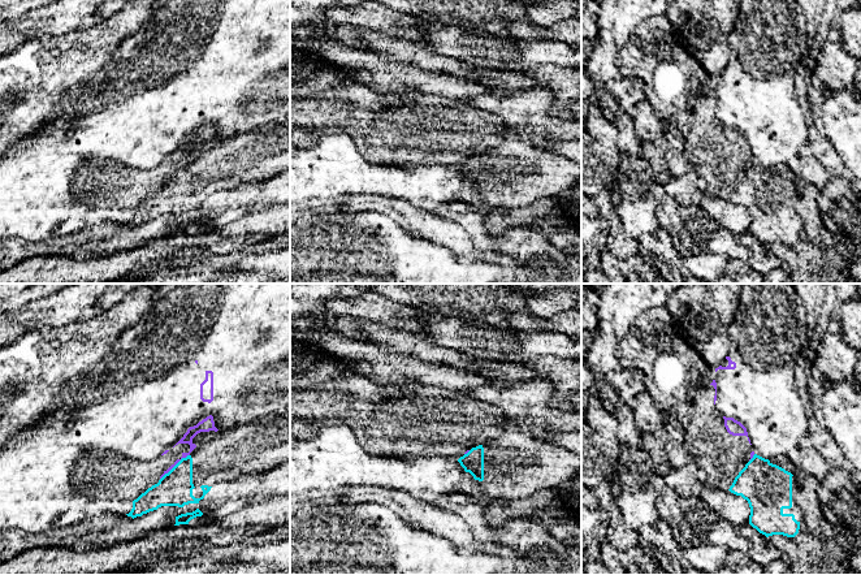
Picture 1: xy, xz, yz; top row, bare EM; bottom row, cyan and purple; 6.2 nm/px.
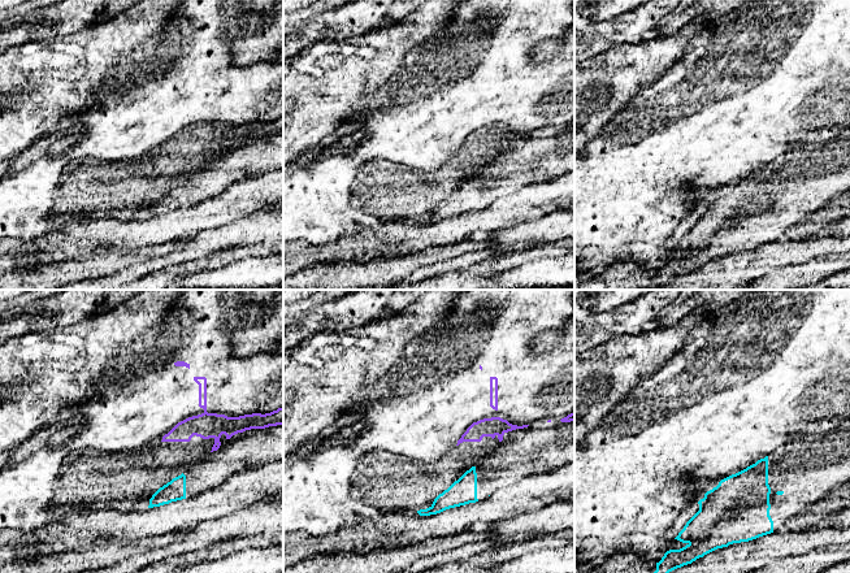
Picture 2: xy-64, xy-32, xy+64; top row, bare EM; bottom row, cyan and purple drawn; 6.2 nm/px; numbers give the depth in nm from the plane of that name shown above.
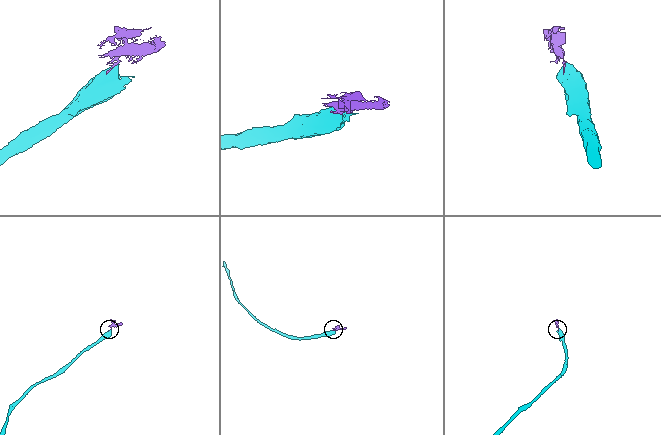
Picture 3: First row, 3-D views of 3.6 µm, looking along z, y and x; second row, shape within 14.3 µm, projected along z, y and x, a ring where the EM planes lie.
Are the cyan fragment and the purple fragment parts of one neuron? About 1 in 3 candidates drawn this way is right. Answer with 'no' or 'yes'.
no

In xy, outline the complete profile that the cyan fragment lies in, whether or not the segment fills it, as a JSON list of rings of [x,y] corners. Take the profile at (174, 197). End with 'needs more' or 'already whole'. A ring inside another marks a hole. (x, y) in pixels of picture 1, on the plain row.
[[[290,121],[209,139],[205,144],[204,152],[196,154],[157,193],[133,209],[127,225],[134,228],[161,215],[199,212],[216,193],[233,190],[242,183],[263,182],[290,169]]]; needs more

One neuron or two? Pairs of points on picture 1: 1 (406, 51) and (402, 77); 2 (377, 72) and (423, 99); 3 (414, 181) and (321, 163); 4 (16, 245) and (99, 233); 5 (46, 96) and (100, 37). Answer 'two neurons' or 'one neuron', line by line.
1: two neurons
2: two neurons
3: one neuron
4: one neuron
5: one neuron

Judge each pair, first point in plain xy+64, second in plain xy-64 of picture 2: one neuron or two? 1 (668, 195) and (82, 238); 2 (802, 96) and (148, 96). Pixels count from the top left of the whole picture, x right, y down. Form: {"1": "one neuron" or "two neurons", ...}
{"1": "two neurons", "2": "one neuron"}

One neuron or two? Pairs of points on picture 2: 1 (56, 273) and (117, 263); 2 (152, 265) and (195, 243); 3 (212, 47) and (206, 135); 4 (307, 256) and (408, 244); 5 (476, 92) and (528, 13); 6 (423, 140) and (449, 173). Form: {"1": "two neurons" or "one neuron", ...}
{"1": "one neuron", "2": "one neuron", "3": "two neurons", "4": "one neuron", "5": "one neuron", "6": "two neurons"}

